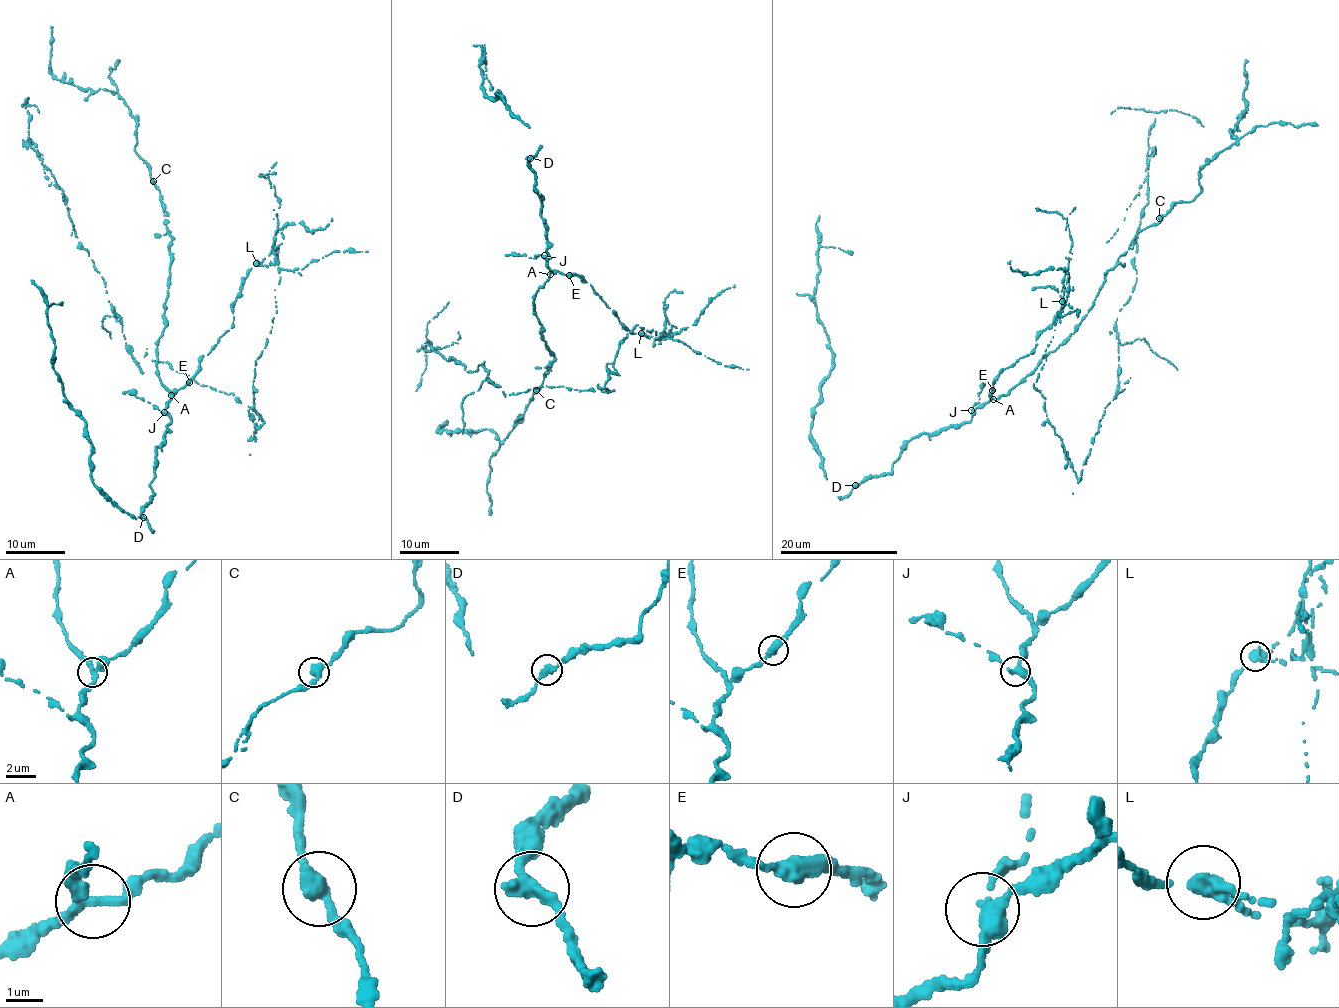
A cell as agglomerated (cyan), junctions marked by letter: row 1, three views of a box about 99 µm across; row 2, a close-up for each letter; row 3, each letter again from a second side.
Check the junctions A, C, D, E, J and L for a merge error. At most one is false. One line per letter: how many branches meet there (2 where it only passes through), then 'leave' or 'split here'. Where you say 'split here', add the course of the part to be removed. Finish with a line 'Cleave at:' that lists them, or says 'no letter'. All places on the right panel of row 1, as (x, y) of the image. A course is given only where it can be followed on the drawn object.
A: branches 3; leave
C: branches 2; leave
D: branches 2; leave
E: branches 2; leave
J: branches 3; leave
L: branches 3; split here; course (1063, 301), (1033, 386), (1079, 477), (1105, 407), (1125, 389), (1115, 325), (1135, 284), (1156, 112), (1111, 114)
Cleave at: L

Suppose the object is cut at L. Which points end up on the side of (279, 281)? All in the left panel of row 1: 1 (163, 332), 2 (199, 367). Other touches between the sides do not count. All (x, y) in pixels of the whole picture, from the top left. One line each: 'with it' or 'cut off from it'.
1: cut off from it
2: cut off from it

